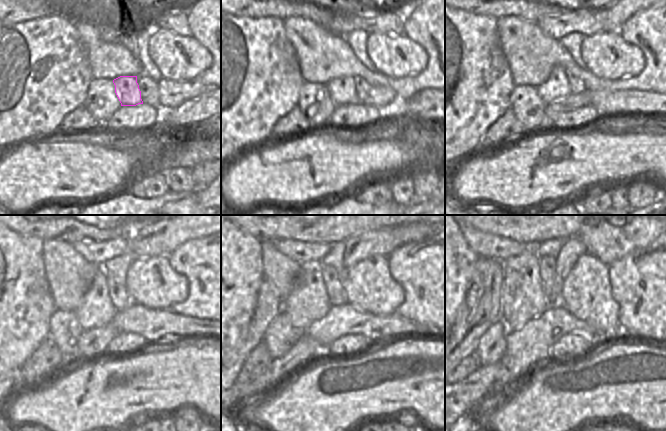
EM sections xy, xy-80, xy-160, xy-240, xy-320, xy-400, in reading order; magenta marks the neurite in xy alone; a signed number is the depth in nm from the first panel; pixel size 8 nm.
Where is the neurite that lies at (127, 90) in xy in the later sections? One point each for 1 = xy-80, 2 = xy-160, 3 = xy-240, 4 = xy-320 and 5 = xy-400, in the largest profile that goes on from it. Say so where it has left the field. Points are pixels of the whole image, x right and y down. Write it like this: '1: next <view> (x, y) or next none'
1: next xy-80 (342, 91)
2: next xy-160 (557, 85)
3: next xy-240 (96, 310)
4: next xy-320 (308, 302)
5: next xy-400 (522, 298)

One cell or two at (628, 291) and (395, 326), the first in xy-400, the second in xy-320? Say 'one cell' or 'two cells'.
two cells

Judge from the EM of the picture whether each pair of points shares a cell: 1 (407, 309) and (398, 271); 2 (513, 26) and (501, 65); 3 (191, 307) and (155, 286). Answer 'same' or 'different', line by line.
1: same
2: different
3: different

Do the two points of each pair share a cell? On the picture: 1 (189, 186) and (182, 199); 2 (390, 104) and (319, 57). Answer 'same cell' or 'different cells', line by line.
1: different cells
2: different cells

